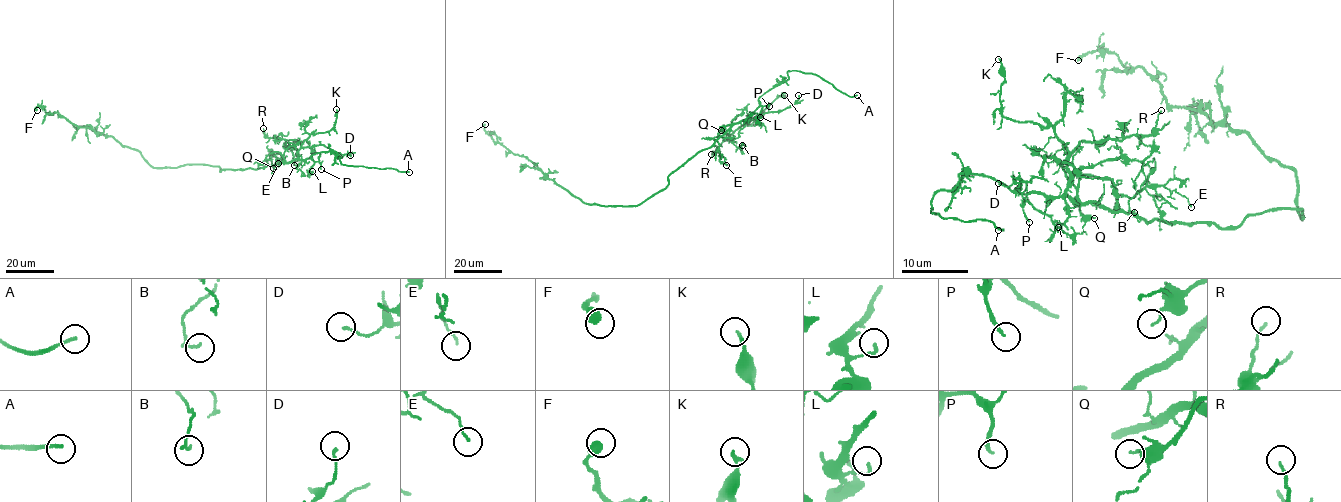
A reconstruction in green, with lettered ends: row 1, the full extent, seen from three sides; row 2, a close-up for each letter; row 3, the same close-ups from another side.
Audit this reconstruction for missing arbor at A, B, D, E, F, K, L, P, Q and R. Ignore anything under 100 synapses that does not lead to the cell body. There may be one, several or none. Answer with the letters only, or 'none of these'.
A

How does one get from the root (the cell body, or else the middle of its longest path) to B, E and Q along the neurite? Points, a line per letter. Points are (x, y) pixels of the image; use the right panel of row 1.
B: (1220, 228), (1147, 222), (1076, 203), (1068, 183), (1083, 168), (1134, 158), (1146, 177), (1129, 200), (1134, 212)
E: (1220, 228), (1083, 203), (1078, 182), (1108, 178), (1129, 197), (1164, 187), (1191, 207)
Q: (1220, 228), (1215, 223), (1147, 222), (1078, 200), (1079, 212), (1094, 218)

